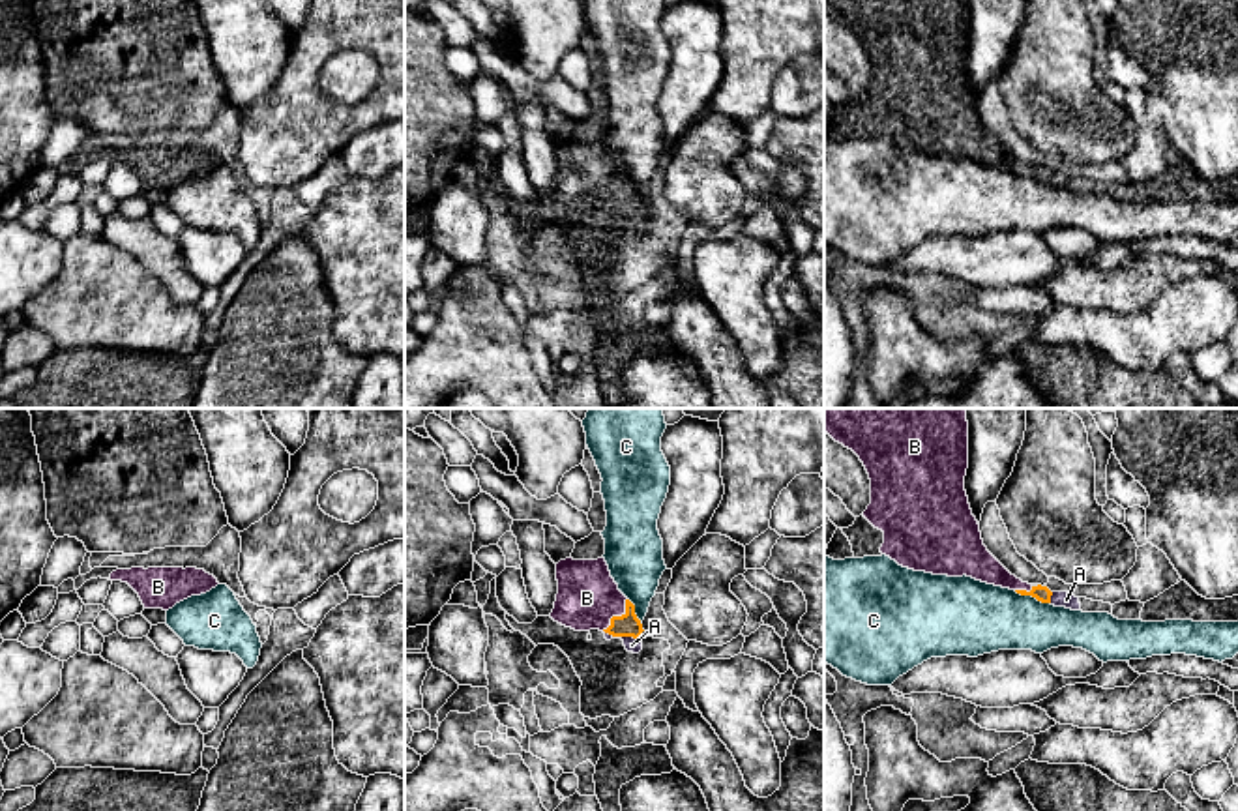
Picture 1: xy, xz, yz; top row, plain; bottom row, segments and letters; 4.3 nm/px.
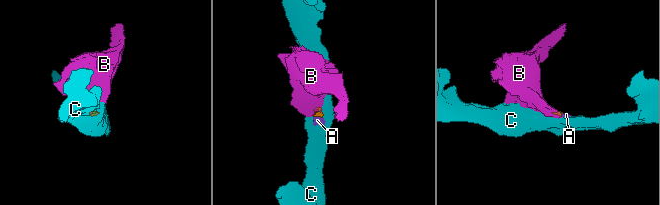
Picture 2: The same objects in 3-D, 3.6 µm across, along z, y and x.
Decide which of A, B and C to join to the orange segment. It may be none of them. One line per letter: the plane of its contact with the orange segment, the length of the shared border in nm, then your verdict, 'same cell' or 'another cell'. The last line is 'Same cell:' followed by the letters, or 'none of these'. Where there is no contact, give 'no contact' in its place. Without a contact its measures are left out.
A: xz | 160 nm | same cell
B: xz | 180 nm | same cell
C: yz | 170 nm | another cell
Same cell: A, B

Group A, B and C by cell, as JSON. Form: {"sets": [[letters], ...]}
{"sets": [["A", "B"], ["C"]]}

